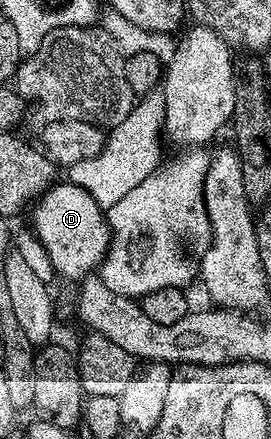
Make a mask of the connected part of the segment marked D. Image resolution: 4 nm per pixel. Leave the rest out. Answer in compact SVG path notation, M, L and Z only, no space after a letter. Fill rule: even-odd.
M58 182L35 201L33 210L32 230L41 240L60 278L83 281L103 263L111 232L107 215L86 190L69 182Z

